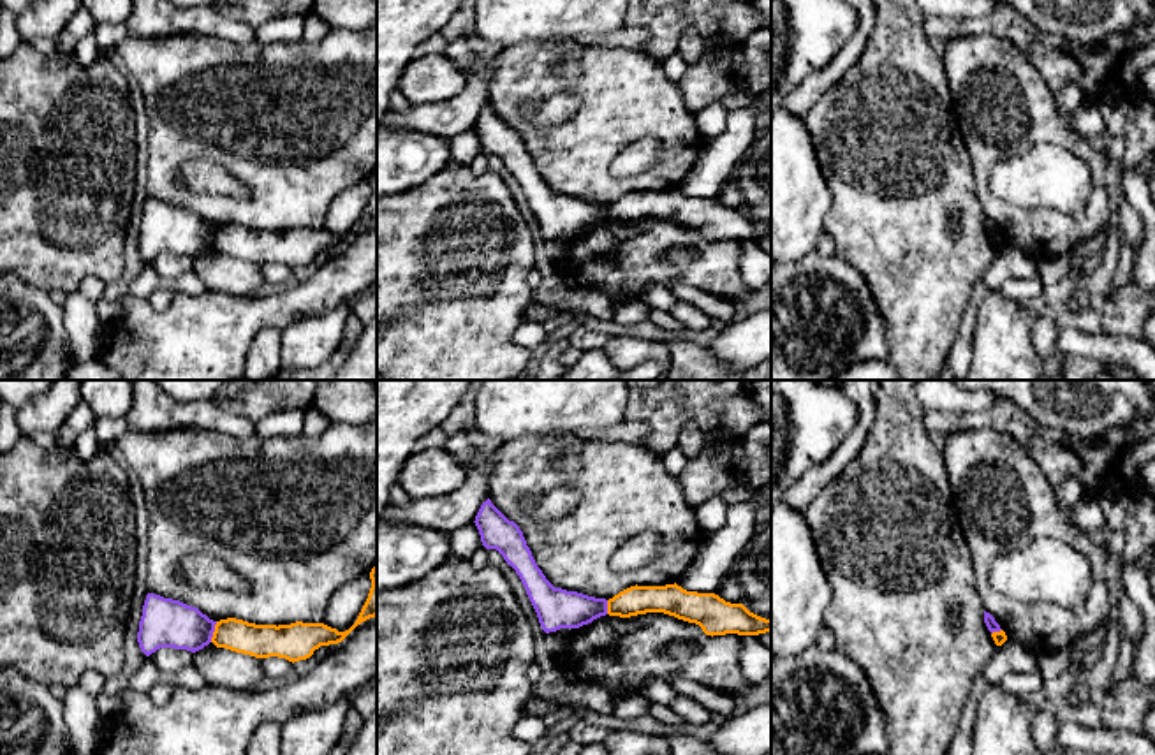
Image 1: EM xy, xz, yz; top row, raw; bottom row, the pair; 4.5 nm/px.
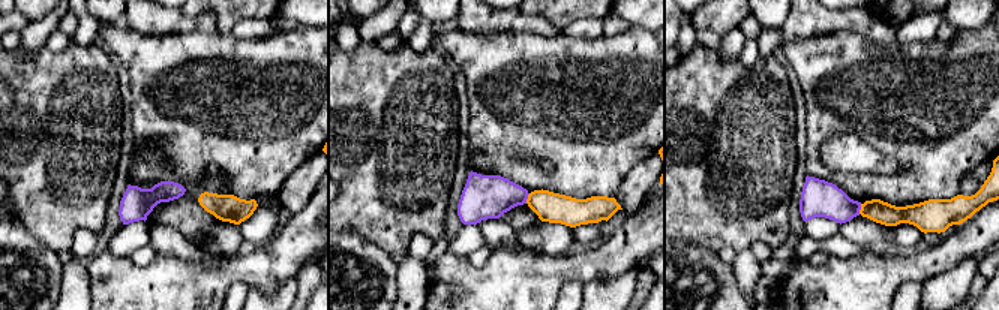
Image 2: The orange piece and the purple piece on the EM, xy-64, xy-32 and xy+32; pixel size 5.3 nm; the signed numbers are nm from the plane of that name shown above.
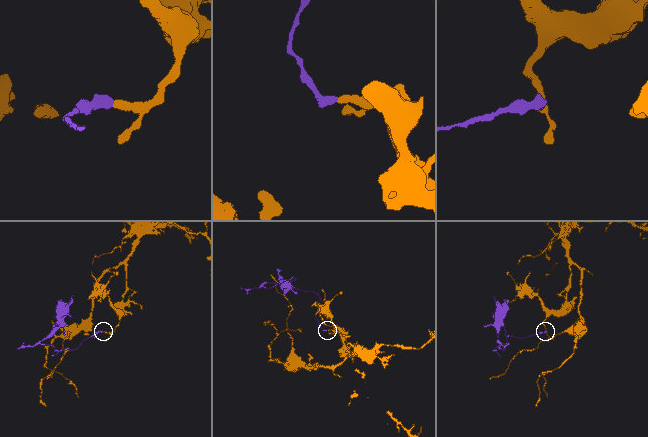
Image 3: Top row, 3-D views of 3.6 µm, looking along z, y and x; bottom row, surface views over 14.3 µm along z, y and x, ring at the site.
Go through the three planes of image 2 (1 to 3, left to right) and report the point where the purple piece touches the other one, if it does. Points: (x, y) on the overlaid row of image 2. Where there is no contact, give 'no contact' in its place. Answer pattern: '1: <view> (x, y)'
1: no contact
2: xy-32 (528, 198)
3: xy+32 (861, 208)

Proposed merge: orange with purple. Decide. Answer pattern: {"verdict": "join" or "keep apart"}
{"verdict": "keep apart"}

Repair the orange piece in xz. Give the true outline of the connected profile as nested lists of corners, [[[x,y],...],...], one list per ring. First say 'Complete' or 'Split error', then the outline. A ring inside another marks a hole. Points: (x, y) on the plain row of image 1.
Complete. [[[630,192],[607,206],[607,220],[630,224],[664,218],[695,229],[706,241],[759,241],[771,238],[771,225],[750,218],[743,209],[731,209],[715,199],[687,197],[681,192]]]

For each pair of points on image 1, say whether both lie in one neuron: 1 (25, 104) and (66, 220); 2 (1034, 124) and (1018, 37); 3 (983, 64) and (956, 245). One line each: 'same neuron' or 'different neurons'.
1: same neuron
2: different neurons
3: different neurons

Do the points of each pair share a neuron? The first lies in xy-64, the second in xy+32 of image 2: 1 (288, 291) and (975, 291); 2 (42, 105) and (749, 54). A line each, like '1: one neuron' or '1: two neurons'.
1: two neurons
2: two neurons

